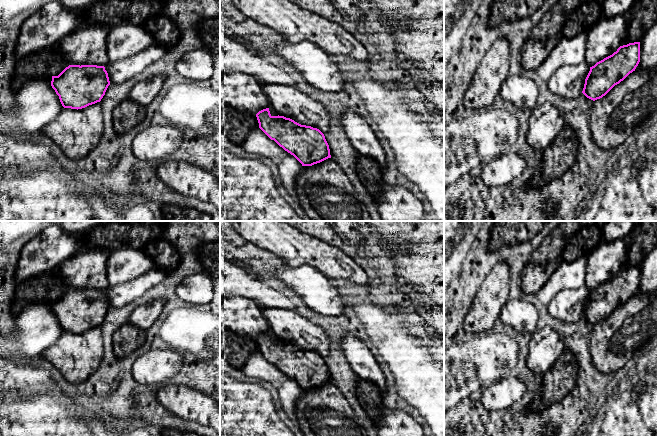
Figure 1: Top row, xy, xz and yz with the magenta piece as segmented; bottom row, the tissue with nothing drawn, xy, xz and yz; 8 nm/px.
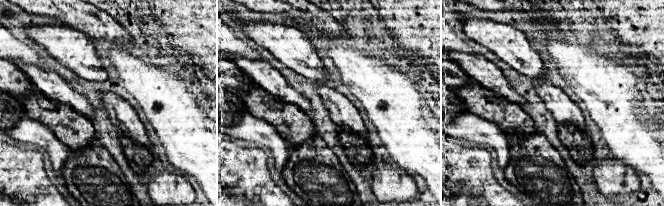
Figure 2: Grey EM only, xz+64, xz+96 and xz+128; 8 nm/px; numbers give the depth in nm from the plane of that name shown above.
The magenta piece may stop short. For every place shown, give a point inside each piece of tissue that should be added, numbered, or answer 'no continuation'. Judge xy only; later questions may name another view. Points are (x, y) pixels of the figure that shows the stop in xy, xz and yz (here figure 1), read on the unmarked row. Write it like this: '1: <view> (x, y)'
no continuation

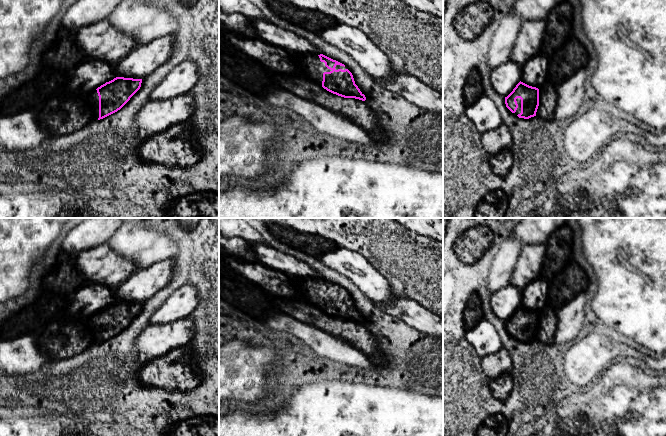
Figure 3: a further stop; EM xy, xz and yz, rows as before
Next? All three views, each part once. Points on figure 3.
1: xz (310, 289)

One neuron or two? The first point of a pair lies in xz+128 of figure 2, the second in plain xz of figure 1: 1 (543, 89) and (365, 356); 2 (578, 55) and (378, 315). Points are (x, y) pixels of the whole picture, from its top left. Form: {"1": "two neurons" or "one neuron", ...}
{"1": "one neuron", "2": "one neuron"}

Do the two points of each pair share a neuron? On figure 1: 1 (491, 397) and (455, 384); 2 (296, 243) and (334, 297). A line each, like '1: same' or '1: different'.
1: different
2: different

